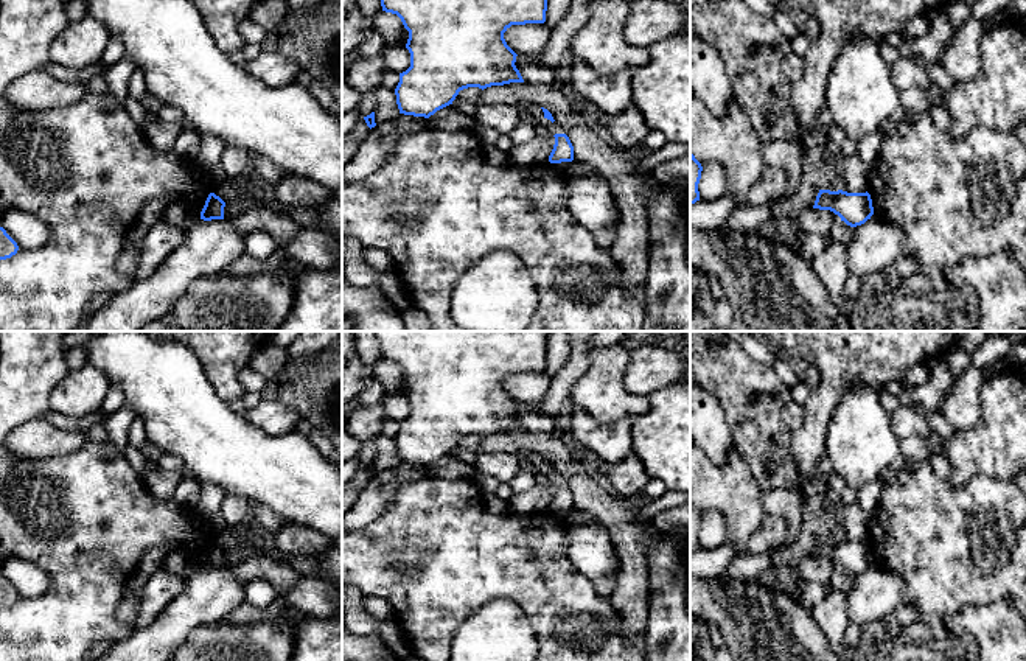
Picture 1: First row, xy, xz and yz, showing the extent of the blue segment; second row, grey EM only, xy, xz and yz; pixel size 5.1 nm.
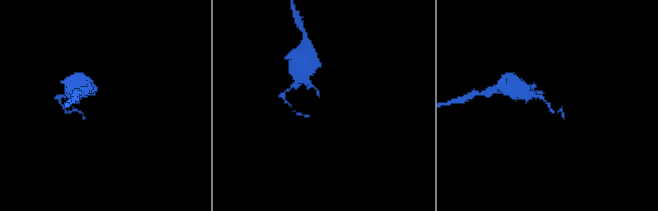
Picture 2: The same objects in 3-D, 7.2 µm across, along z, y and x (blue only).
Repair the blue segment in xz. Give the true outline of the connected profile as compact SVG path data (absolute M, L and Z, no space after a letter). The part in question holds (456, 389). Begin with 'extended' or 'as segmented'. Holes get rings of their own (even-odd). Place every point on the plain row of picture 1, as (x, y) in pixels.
as segmented | M376 331L382 359L396 362L404 376L409 379L406 397L410 401L410 415L400 421L400 431L395 437L400 462L429 467L437 459L452 453L460 439L468 435L487 437L491 434L504 434L510 431L524 431L516 417L516 401L507 393L504 381L511 373L544 372L547 359L547 337L550 331Z

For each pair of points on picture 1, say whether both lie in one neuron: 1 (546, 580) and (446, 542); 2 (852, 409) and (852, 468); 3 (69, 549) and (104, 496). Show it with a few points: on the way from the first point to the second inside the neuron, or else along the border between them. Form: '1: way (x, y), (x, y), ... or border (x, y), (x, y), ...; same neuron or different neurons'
1: way (521, 557), (471, 557); same neuron
2: way (852, 423), (852, 454); same neuron
3: way (81, 537), (87, 531), (87, 517), (95, 509); same neuron

